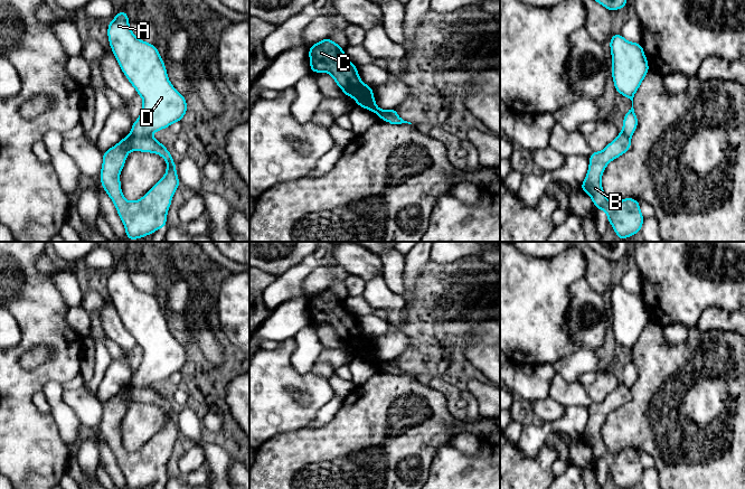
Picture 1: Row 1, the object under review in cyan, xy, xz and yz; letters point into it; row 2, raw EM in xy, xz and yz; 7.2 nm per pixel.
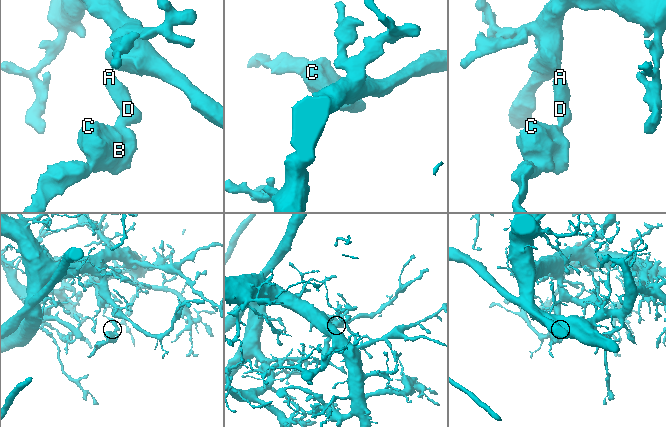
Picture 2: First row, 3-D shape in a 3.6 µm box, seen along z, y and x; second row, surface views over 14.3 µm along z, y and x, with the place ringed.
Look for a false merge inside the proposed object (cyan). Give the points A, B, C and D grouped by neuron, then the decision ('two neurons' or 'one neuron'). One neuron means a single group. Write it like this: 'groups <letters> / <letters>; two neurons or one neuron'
groups A D / B C; two neurons

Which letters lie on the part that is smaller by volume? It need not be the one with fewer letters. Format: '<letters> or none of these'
B, C

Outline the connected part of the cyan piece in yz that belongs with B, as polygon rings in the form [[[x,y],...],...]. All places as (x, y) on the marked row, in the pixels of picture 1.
[[[619,133],[616,138],[604,148],[603,151],[601,152],[592,151],[588,158],[590,167],[586,177],[579,187],[581,190],[585,191],[592,198],[596,210],[602,208],[606,213],[607,222],[612,225],[620,241],[623,241],[641,232],[644,217],[640,210],[640,201],[631,197],[624,198],[616,203],[610,201],[605,197],[601,184],[601,178],[603,176],[606,166],[612,160],[628,152],[630,149],[631,149],[631,138],[626,137],[623,133]]]

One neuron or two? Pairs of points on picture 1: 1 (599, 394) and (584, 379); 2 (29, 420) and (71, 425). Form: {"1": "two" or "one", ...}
{"1": "two", "2": "two"}

